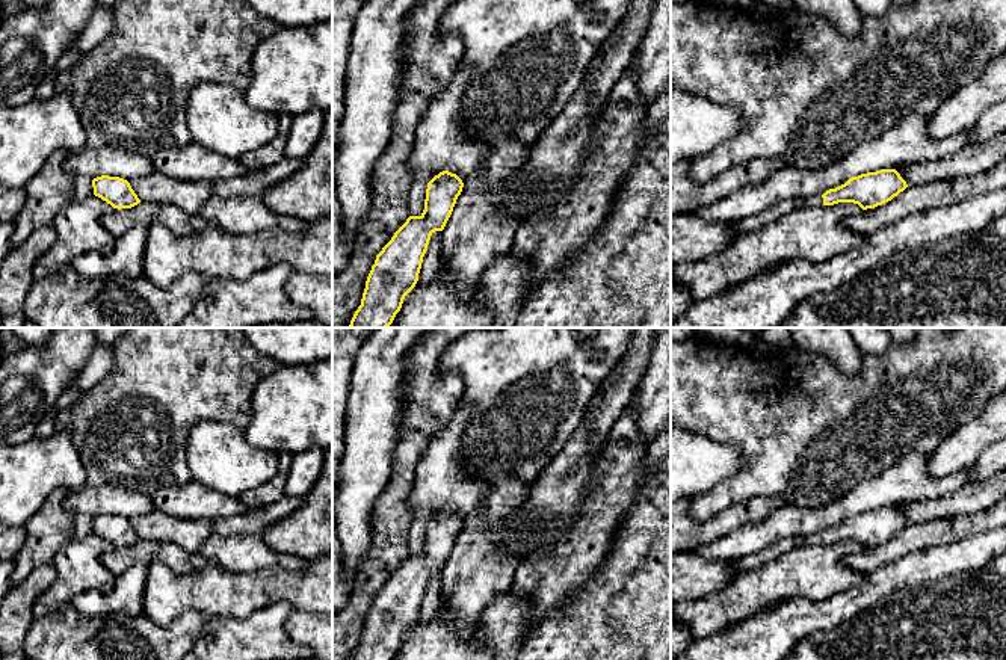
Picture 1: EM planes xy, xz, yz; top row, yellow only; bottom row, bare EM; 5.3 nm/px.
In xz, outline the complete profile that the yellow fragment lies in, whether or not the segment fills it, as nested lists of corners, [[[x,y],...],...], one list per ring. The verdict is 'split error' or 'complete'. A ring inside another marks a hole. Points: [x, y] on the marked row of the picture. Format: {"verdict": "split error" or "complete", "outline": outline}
{"verdict": "complete", "outline": [[[449,171],[440,172],[427,183],[423,213],[420,216],[409,216],[376,255],[366,281],[361,305],[355,311],[349,328],[388,328],[393,323],[396,314],[402,308],[405,296],[418,281],[430,236],[435,231],[444,230],[462,187],[462,180]]]}

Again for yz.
{"verdict": "split error", "outline": [[[881,169],[849,178],[844,184],[826,190],[823,195],[805,198],[802,207],[834,205],[853,202],[863,210],[875,208],[891,201],[908,187],[896,169]]]}

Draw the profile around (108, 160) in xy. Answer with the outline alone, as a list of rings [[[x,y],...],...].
[[[83,146],[76,153],[68,153],[65,169],[74,177],[89,177],[94,180],[109,175],[127,181],[148,177],[156,171],[153,160],[147,156],[115,146],[101,146],[97,150]]]

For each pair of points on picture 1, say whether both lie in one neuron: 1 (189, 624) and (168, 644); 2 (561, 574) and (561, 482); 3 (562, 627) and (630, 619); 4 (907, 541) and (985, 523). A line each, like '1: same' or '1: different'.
1: same
2: different
3: same
4: same

